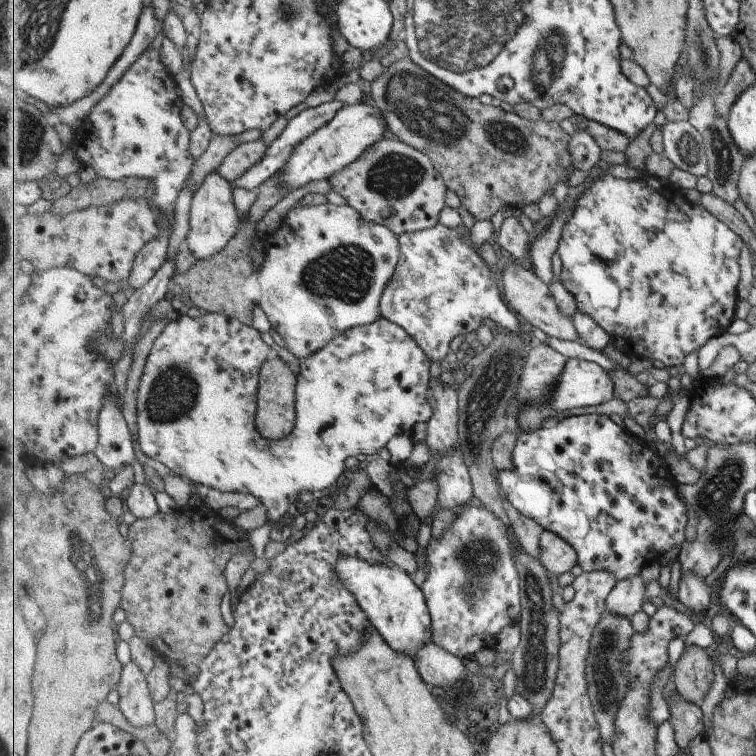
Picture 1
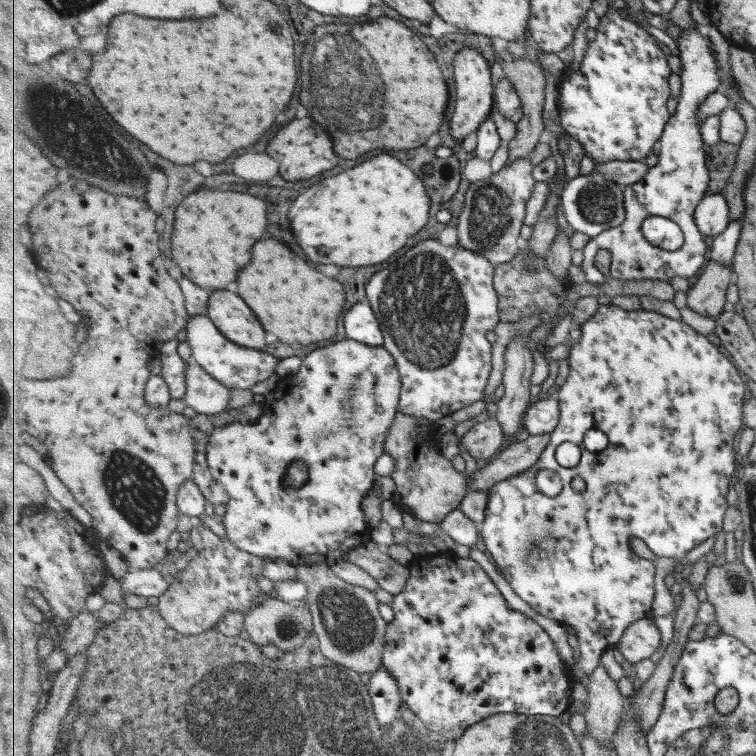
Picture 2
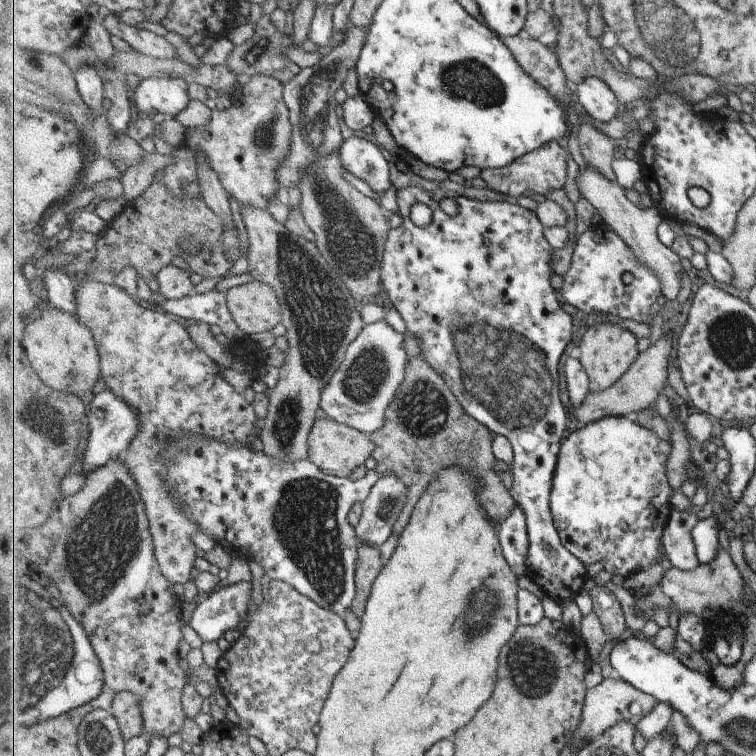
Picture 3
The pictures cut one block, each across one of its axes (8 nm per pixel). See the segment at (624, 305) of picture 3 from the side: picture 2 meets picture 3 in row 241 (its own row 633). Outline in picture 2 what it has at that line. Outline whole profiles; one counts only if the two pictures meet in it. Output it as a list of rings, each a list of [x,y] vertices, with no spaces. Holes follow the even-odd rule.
[[[601,305],[599,310],[589,321],[580,326],[582,331],[580,340],[570,347],[570,354],[567,358],[570,365],[569,377],[557,391],[560,400],[562,414],[557,428],[552,432],[552,437],[547,448],[529,470],[518,475],[510,476],[498,482],[490,489],[490,497],[487,508],[486,520],[479,526],[479,532],[483,538],[486,550],[492,555],[493,561],[502,572],[505,583],[511,583],[515,592],[527,601],[531,607],[539,611],[543,616],[562,622],[576,631],[581,649],[581,662],[577,662],[576,675],[581,677],[591,676],[593,670],[597,669],[599,663],[606,659],[611,648],[622,640],[623,634],[631,624],[649,617],[653,608],[653,598],[656,597],[655,576],[656,570],[653,560],[641,558],[635,554],[631,546],[631,538],[635,537],[644,541],[648,549],[657,558],[681,559],[685,552],[697,548],[705,540],[715,537],[723,528],[723,518],[727,512],[727,490],[729,484],[733,482],[733,472],[735,472],[735,436],[740,434],[744,428],[743,409],[745,409],[745,382],[739,374],[737,366],[721,354],[717,346],[713,346],[706,335],[695,330],[685,321],[675,320],[674,318],[663,315],[659,312],[639,310],[628,311],[617,305]],[[591,429],[603,430],[609,436],[609,446],[603,452],[589,452],[585,448],[585,433]],[[563,442],[573,442],[581,448],[581,459],[577,465],[565,468],[557,464],[555,452]],[[540,470],[554,470],[561,475],[564,488],[557,497],[549,497],[542,494],[537,488],[537,473]],[[579,476],[585,482],[584,491],[575,492],[571,488],[571,480]]]

